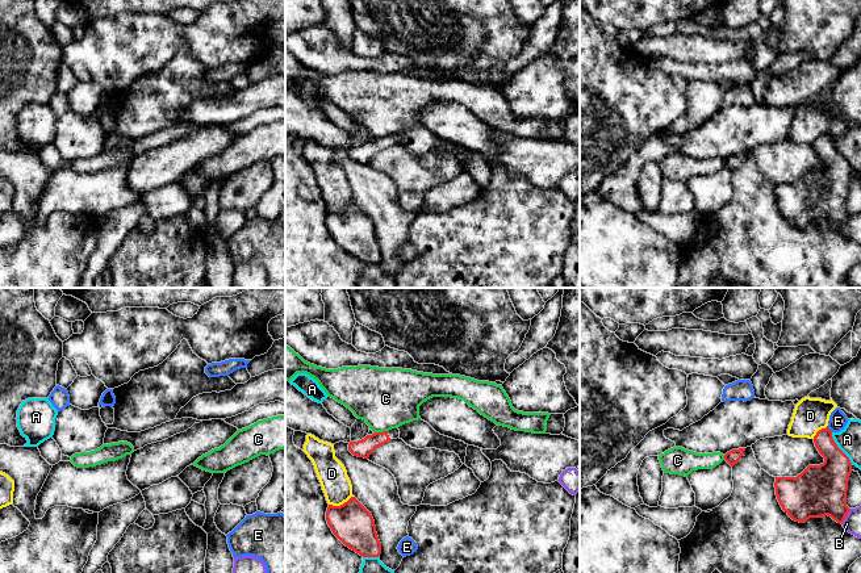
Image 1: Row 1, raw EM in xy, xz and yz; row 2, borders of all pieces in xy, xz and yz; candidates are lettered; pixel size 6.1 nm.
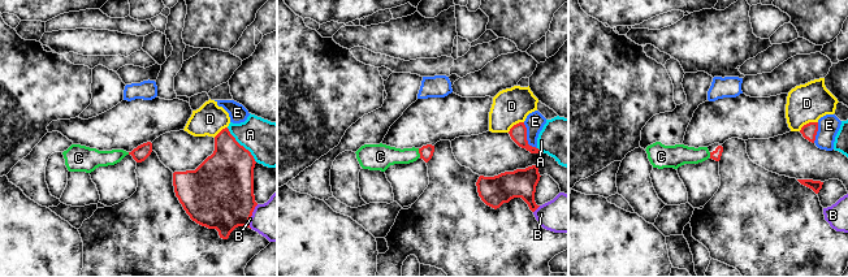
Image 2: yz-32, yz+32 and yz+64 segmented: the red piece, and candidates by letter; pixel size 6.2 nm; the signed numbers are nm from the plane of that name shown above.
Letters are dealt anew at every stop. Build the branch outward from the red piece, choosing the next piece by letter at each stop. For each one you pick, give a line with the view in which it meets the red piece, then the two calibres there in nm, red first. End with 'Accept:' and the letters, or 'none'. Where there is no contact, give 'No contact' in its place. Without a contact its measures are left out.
Accept: none

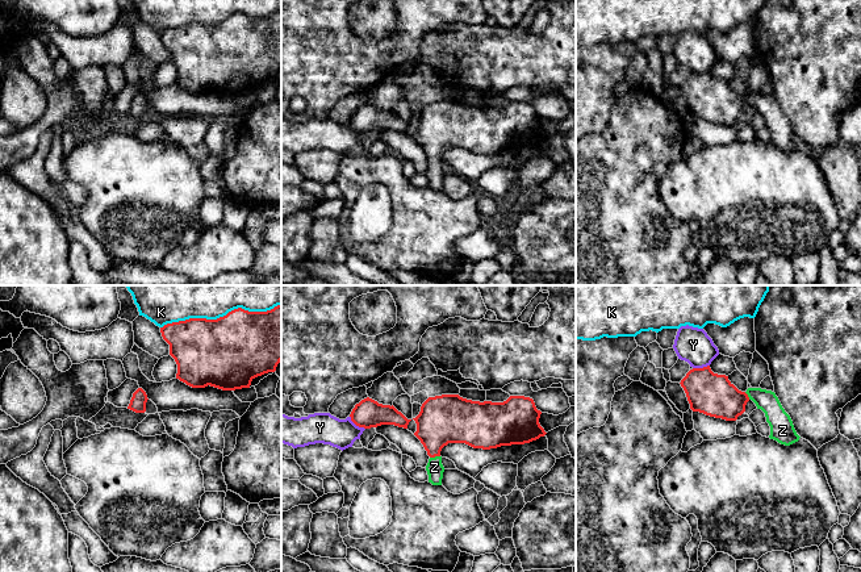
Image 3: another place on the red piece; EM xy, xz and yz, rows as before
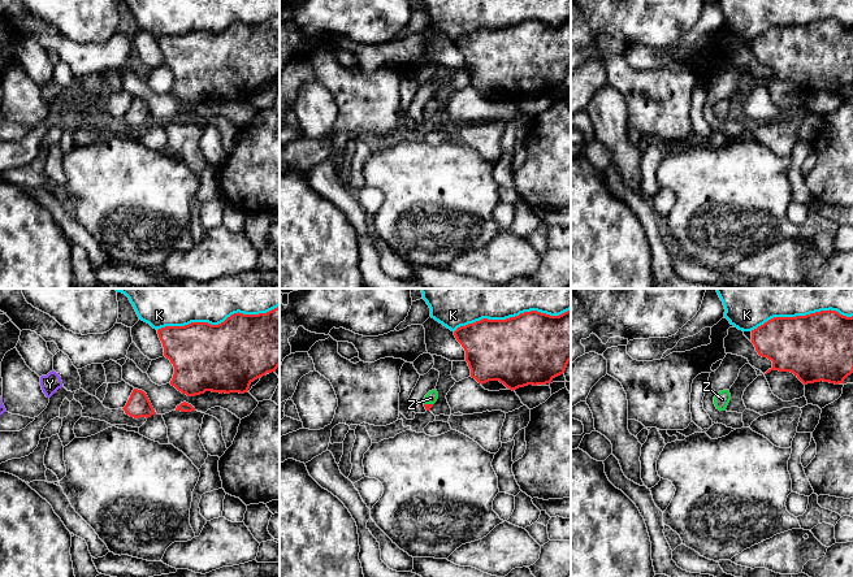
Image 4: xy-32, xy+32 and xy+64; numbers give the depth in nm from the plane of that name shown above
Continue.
Z: Touches red in xz. Thickness 300 nm (red) against 100 nm
Accept: Z

